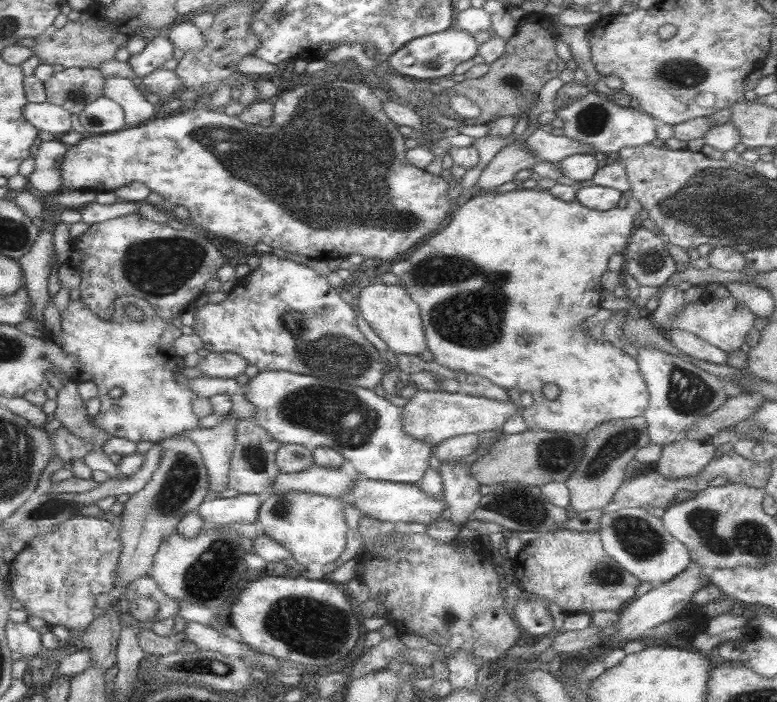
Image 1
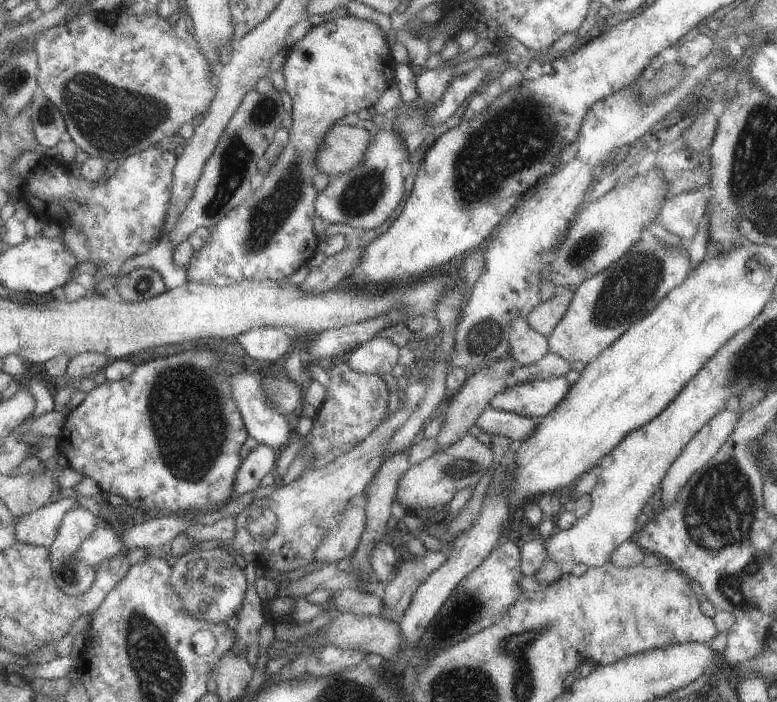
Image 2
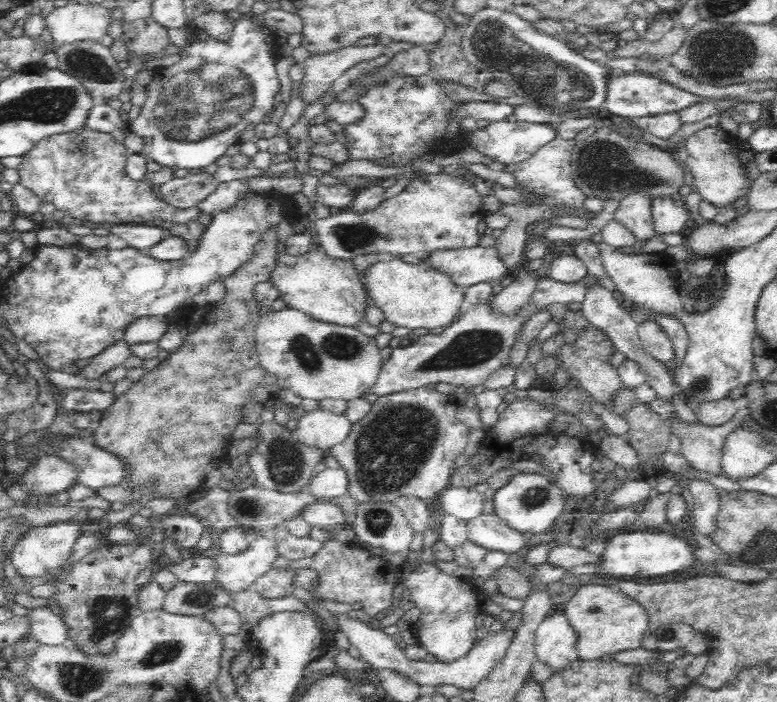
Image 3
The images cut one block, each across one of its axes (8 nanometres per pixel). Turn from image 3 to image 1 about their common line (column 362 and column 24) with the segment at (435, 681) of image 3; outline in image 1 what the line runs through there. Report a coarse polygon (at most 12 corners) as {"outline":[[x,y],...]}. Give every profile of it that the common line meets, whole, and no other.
{"outline":[[27,622],[5,624],[7,648],[29,662],[43,654],[41,634]]}

